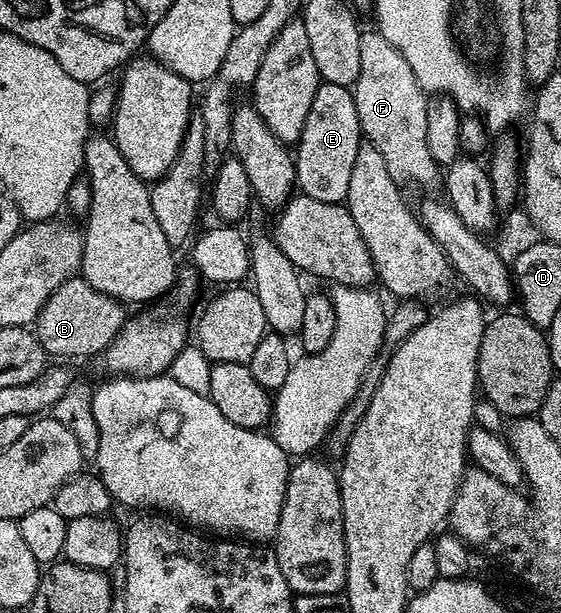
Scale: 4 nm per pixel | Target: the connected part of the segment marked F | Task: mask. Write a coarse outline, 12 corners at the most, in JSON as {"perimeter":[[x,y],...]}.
{"perimeter":[[360,38],[363,137],[399,185],[430,184],[430,112],[404,54]]}

